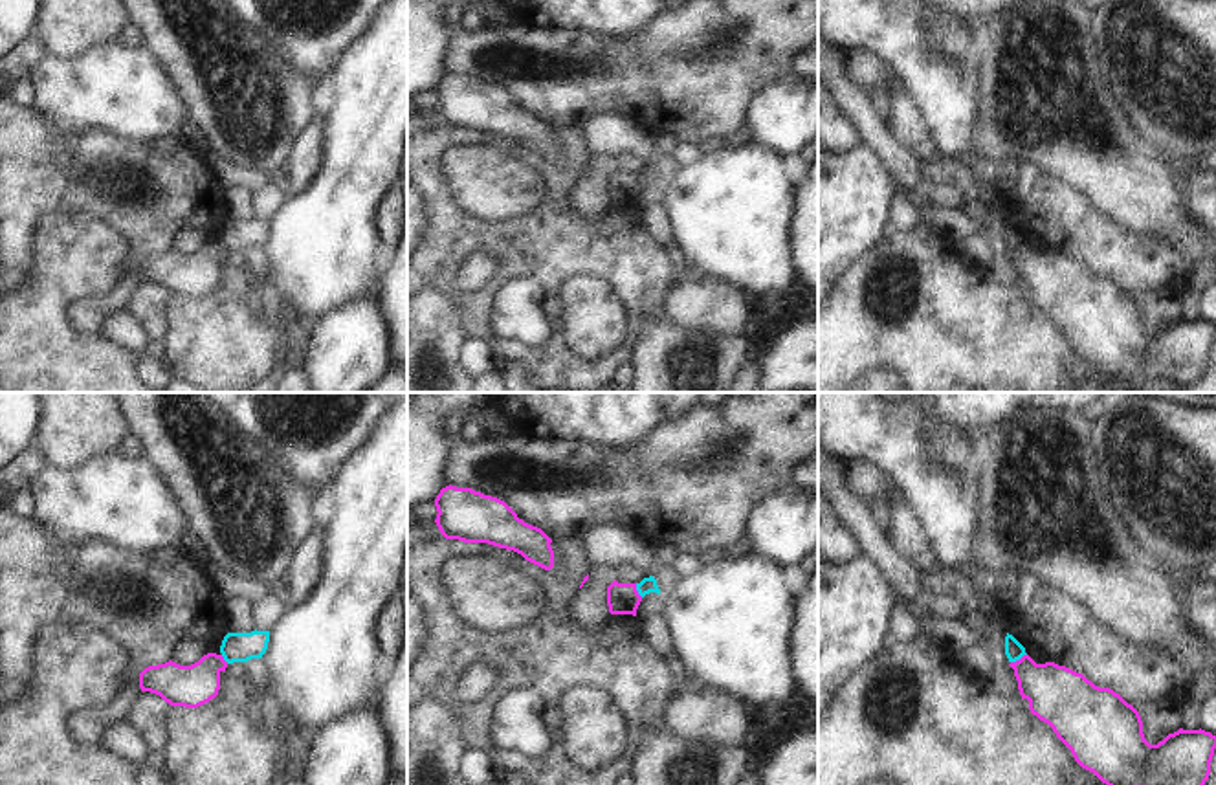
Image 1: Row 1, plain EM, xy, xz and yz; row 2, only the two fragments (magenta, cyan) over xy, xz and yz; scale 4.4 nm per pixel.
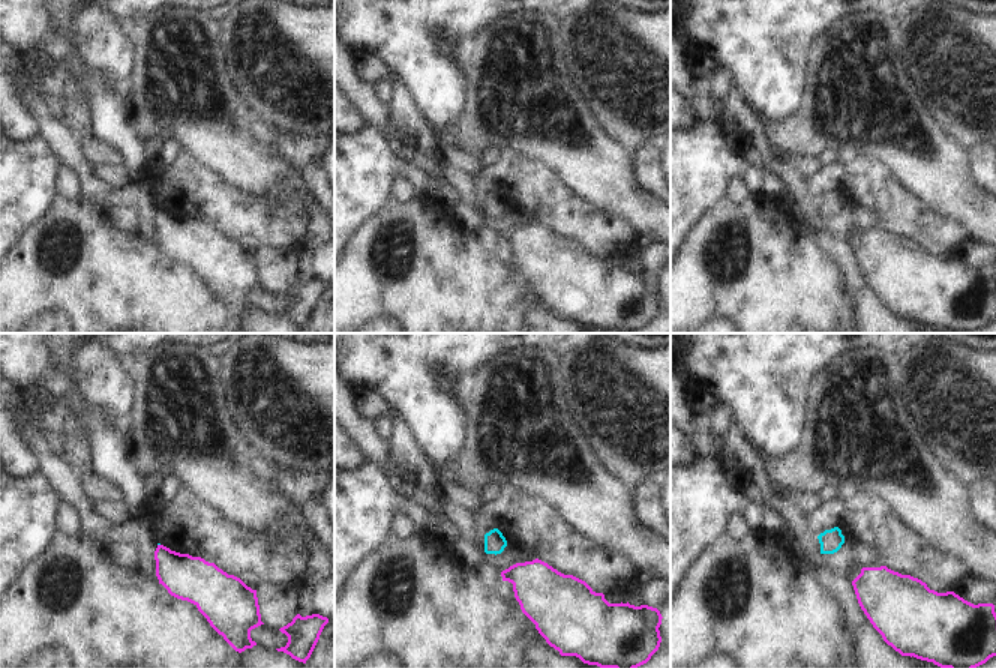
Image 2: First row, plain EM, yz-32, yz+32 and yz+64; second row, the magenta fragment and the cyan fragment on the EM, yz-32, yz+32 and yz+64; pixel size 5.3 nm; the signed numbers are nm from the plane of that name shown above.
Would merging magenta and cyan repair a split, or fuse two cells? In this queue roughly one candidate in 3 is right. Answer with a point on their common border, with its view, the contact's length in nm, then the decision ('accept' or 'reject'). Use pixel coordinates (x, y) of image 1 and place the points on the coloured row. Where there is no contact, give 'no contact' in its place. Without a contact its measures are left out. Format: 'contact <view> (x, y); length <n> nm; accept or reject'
contact yz (1020, 659); length 80 nm; reject

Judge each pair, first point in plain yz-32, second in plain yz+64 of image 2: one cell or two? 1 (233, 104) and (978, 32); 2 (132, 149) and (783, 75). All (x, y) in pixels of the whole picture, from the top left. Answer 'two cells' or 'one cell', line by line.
1: two cells
2: one cell

